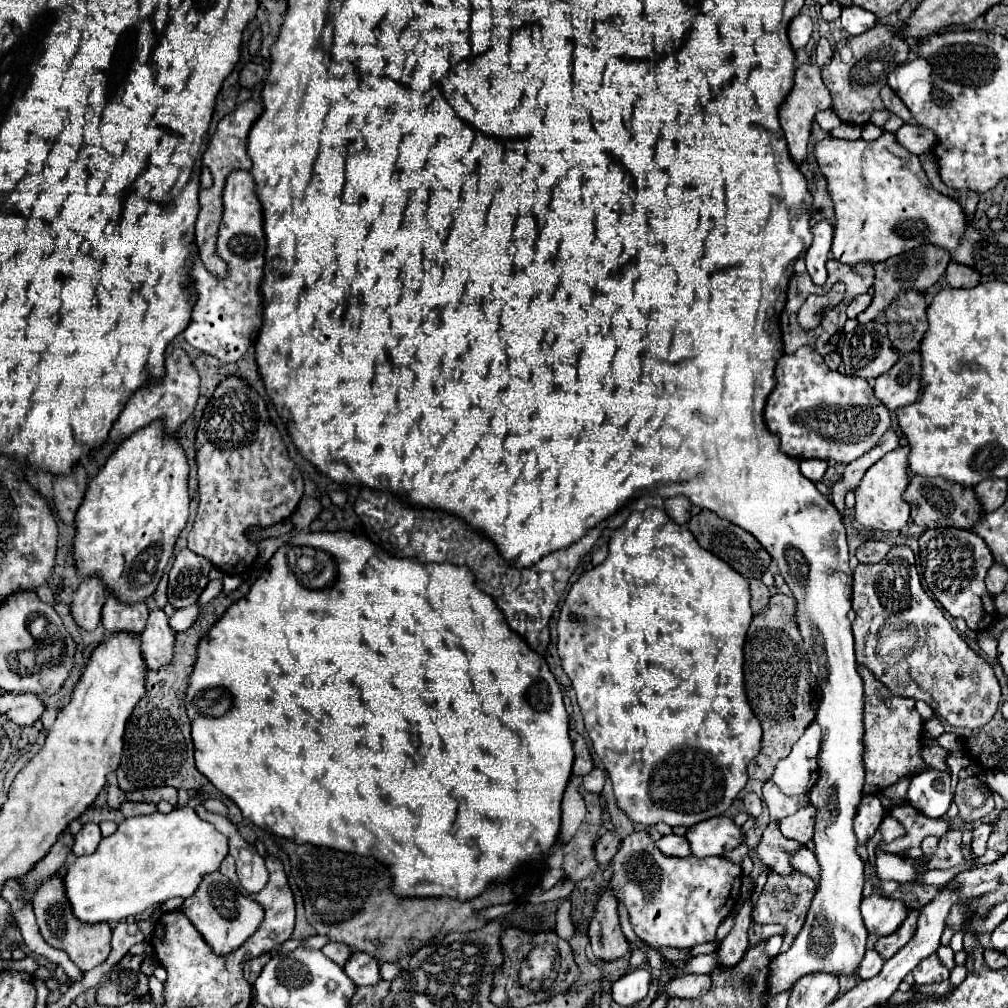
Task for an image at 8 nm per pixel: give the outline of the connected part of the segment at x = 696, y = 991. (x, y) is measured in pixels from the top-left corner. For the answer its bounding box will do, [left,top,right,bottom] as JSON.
[663,974,711,998]

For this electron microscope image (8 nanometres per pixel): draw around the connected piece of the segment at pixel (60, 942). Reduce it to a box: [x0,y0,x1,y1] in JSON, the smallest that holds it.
[33,878,111,972]

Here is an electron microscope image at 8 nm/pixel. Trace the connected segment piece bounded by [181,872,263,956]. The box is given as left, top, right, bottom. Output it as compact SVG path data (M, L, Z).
M211 872L209 876L205 876L197 892L183 902L181 910L217 956L227 956L237 950L249 936L255 934L263 920L261 904L237 892L237 888L221 872Z

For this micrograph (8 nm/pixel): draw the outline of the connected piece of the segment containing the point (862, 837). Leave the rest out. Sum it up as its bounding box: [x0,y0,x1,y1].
[855,796,885,844]

